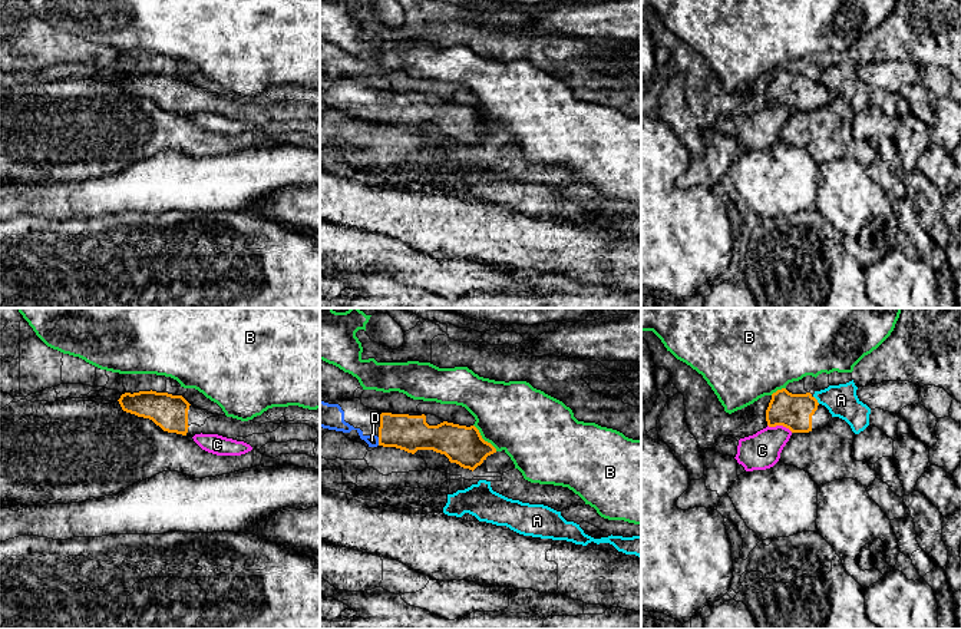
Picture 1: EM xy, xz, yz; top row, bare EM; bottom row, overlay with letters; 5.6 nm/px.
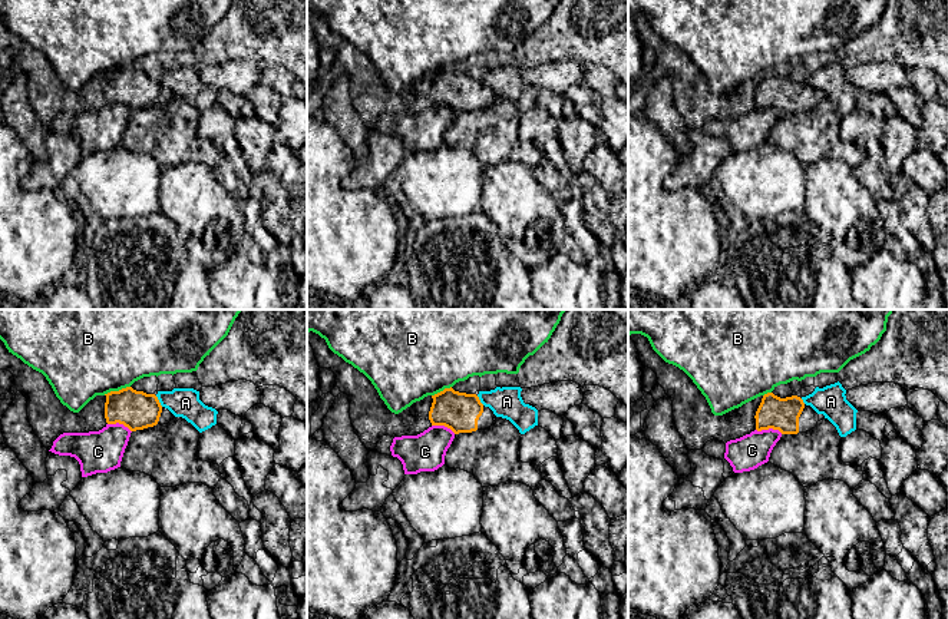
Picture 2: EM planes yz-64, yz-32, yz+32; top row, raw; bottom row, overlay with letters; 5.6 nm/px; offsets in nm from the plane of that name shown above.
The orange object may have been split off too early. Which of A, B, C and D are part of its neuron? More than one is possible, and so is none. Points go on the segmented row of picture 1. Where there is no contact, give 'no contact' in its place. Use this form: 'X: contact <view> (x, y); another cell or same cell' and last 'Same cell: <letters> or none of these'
A: contact yz (816, 400); another cell
B: contact xz (482, 439); another cell
C: contact yz (780, 424); another cell
D: contact xz (379, 442); same cell
Same cell: D

